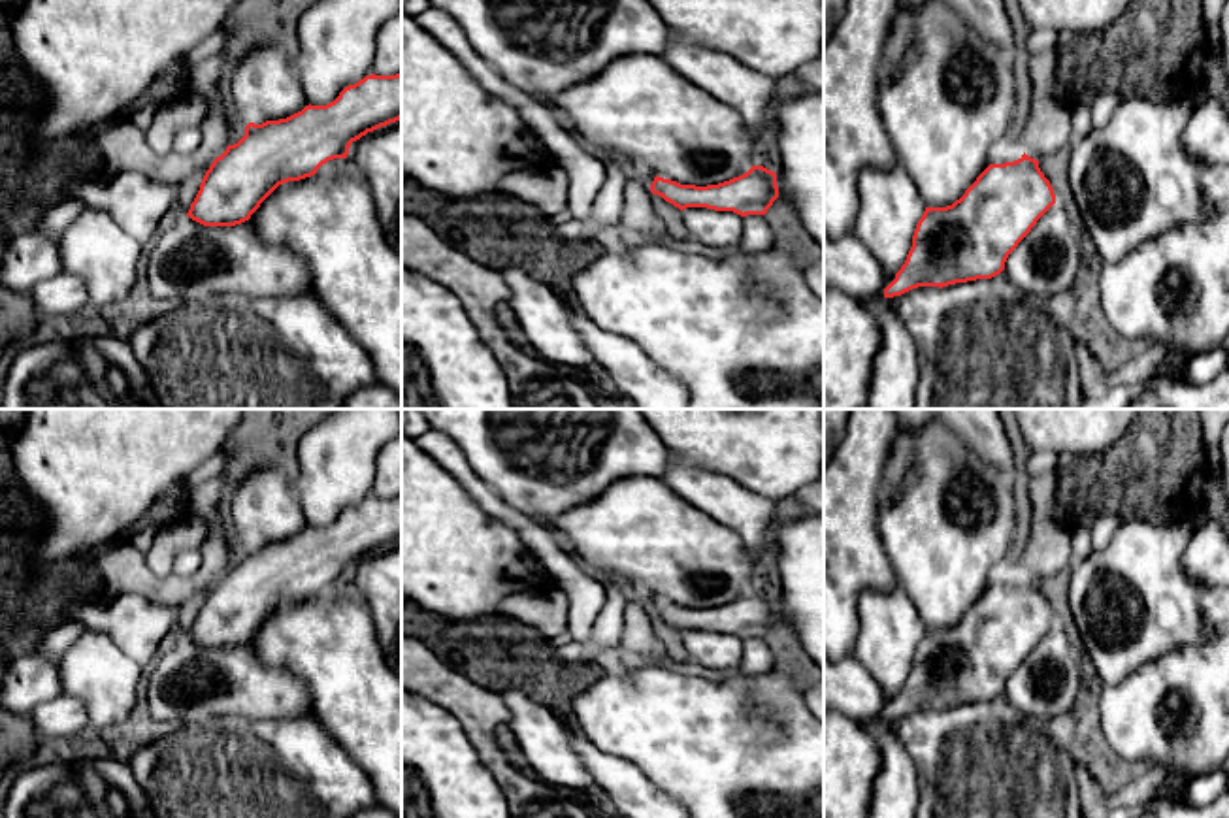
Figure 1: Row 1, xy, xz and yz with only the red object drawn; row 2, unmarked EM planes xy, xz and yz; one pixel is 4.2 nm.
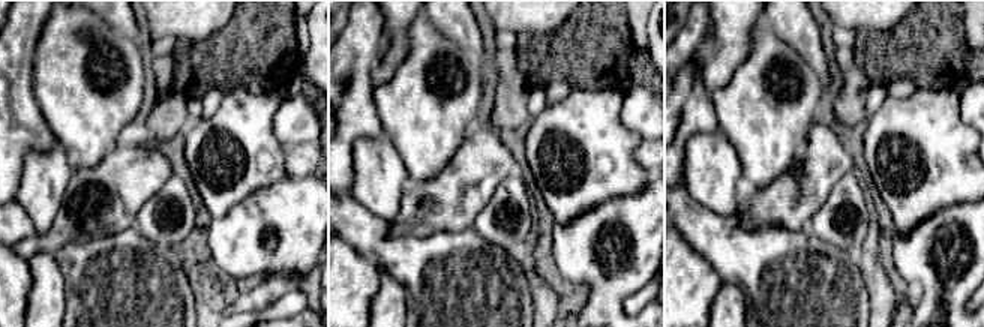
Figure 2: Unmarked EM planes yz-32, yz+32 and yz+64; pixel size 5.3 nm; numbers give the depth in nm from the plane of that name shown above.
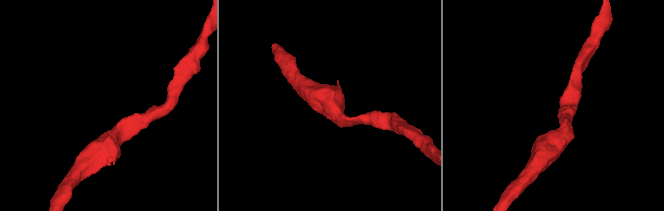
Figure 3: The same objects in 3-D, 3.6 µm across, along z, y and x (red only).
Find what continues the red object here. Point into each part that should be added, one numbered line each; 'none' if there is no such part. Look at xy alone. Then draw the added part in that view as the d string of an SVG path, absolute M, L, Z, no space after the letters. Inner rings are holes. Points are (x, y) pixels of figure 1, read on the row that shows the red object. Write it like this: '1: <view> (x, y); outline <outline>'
none

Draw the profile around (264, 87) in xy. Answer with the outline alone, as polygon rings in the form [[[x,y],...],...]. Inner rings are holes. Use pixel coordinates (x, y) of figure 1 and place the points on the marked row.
[[[273,43],[238,60],[230,98],[254,124],[287,119],[309,106],[287,51]]]

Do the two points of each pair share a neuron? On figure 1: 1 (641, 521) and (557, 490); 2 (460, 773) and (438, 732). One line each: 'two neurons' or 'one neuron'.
1: two neurons
2: one neuron

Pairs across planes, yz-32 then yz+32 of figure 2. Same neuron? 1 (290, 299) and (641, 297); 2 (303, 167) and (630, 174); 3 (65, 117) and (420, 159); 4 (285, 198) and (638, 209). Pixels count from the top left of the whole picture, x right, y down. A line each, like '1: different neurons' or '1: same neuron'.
1: same neuron
2: different neurons
3: same neuron
4: same neuron

